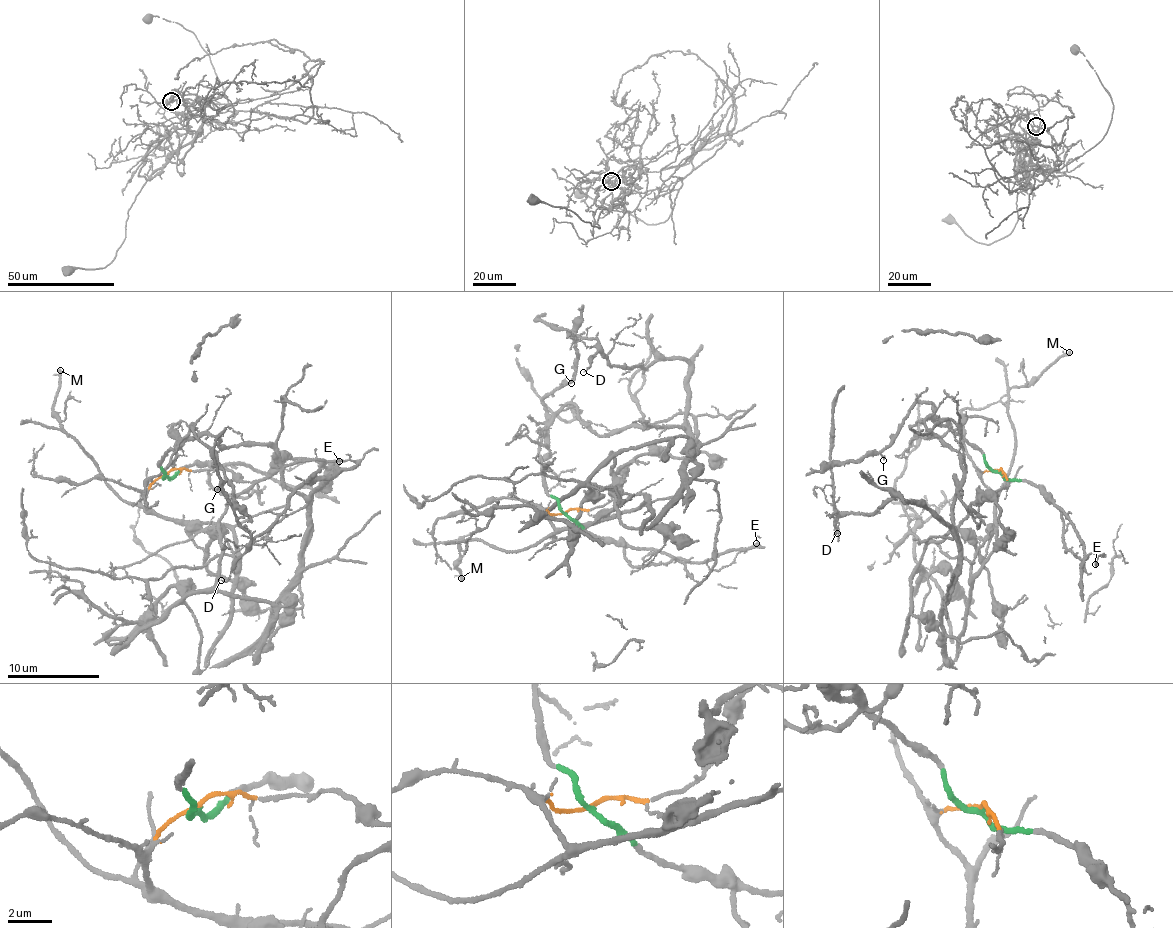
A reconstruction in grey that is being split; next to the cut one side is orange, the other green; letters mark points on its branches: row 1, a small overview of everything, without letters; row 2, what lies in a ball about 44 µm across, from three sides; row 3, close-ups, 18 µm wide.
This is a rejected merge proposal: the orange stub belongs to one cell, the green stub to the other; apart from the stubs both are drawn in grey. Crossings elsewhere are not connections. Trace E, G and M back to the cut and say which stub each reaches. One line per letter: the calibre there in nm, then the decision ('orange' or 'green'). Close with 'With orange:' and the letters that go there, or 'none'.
E: 130 nm thick; green
G: 140 nm thick; green
M: 240 nm thick; orange
With orange: M

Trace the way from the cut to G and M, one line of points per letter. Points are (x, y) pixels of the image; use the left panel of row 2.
G: (166, 473), (164, 476), (160, 466), (167, 452), (185, 440), (191, 426), (214, 454), (227, 480), (216, 490)
M: (166, 473), (154, 480), (146, 508), (125, 502), (93, 457), (57, 421), (54, 402), (60, 369)

